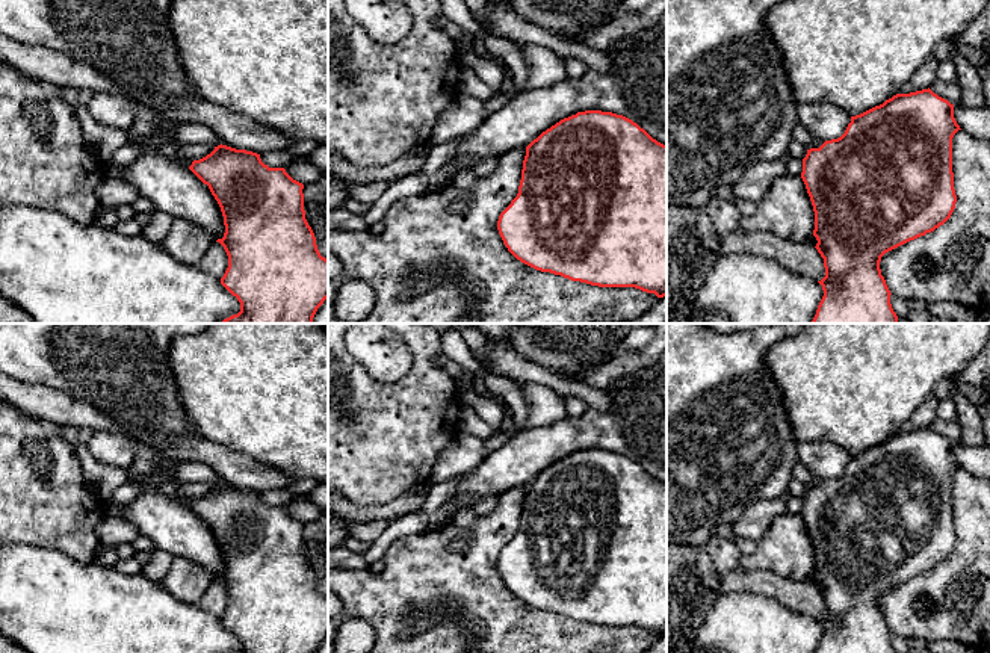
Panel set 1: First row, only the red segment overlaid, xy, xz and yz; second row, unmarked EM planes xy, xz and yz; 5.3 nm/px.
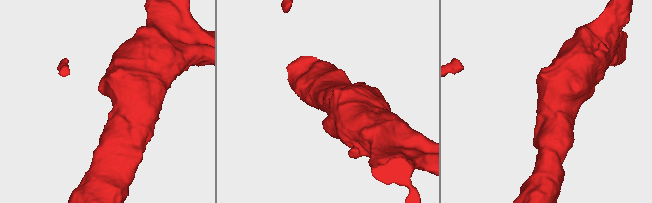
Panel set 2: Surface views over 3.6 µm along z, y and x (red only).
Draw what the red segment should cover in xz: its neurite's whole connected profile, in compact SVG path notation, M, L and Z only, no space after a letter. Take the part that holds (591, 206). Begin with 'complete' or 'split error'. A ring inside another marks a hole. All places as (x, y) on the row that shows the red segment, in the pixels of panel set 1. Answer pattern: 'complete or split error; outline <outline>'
complete; outline M585 110L561 119L526 147L517 197L500 213L499 234L521 263L599 287L635 287L667 296L667 145L632 119Z

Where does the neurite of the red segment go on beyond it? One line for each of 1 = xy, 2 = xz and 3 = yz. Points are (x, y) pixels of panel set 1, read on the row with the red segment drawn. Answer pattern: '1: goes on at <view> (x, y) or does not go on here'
1: does not go on here
2: does not go on here
3: does not go on here

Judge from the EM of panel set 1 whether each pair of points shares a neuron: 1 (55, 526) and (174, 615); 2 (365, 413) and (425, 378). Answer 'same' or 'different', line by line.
1: different
2: same

